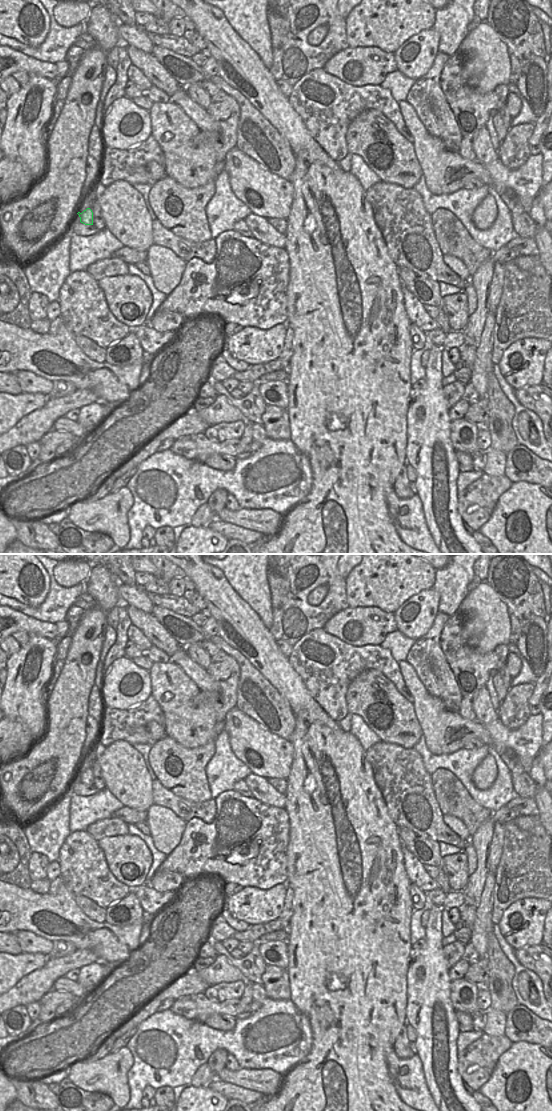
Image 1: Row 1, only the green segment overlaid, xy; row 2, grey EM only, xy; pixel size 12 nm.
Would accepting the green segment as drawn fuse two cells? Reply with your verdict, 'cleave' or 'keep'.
keep

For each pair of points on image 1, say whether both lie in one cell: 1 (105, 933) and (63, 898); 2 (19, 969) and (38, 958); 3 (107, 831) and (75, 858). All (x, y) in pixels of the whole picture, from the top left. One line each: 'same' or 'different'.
1: same
2: same
3: different

